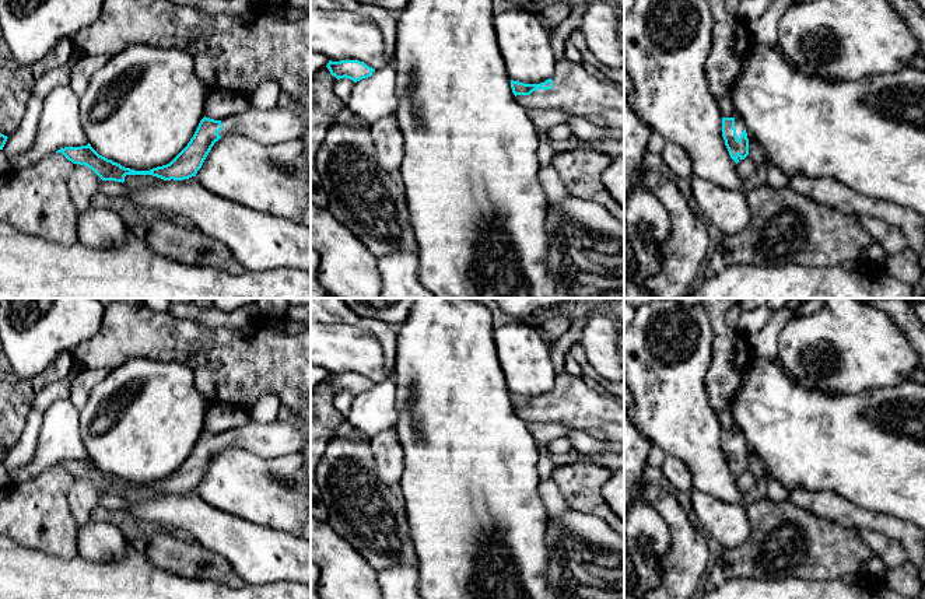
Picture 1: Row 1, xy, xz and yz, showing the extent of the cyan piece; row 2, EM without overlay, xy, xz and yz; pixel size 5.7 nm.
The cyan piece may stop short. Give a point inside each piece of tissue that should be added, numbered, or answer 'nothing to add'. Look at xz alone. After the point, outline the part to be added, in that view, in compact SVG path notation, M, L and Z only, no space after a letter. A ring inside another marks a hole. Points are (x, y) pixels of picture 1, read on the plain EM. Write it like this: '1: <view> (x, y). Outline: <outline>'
1: xz (575, 405). Outline: M556 371L551 403L516 409L525 421L558 423L572 430L600 428L609 441L624 444L624 406L607 393L591 389L582 378Z

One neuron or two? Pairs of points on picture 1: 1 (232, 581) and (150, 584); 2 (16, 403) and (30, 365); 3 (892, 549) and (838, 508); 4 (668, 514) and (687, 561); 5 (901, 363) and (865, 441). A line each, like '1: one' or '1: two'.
1: two
2: two
3: two
4: one
5: two

